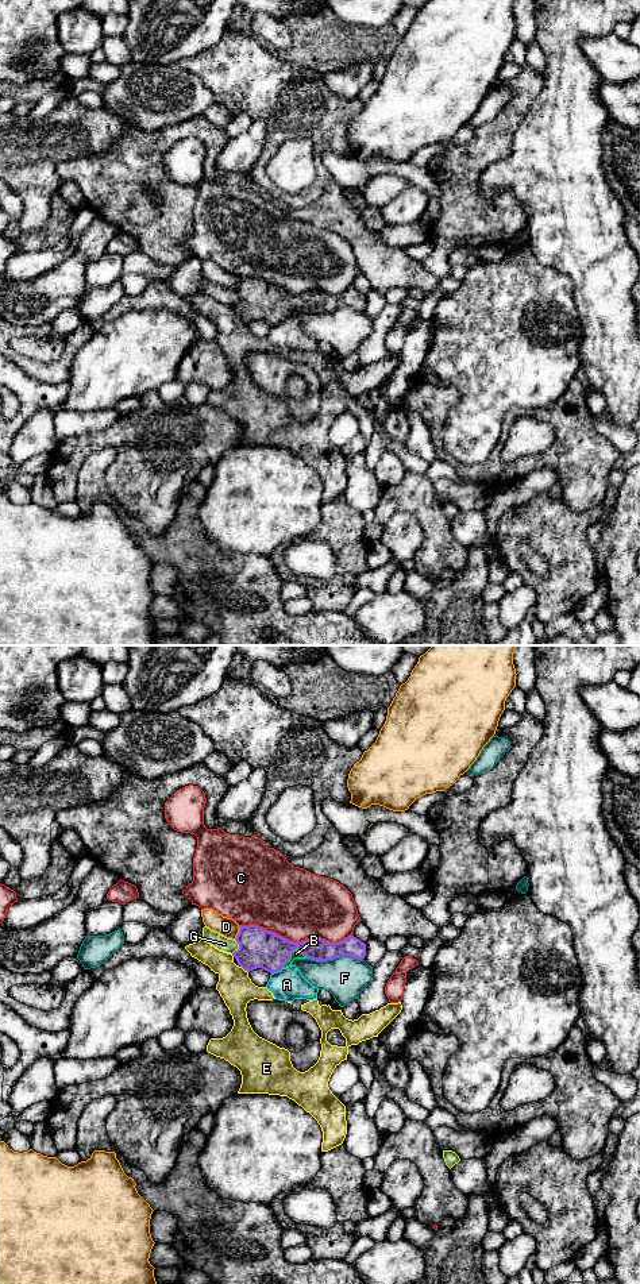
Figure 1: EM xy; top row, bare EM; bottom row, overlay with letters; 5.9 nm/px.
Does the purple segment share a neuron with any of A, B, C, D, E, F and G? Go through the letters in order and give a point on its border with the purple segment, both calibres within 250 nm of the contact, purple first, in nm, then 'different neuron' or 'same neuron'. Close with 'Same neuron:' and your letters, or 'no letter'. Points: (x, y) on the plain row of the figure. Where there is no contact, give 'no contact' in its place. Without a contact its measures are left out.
A: contact xy (277, 323); calibres 240 and 190 nm; different neuron
B: contact xy (292, 303); calibres 240 and 50 nm; same neuron
C: contact xy (296, 295); calibres 240 and 420 nm; different neuron
D: contact xy (238, 285); calibres 240 and 110 nm; different neuron
E: contact xy (245, 322); calibres 240 and 200 nm; different neuron
F: contact xy (335, 309); calibres 130 and 240 nm; different neuron
G: contact xy (239, 299); calibres 240 and 90 nm; different neuron
Same neuron: B

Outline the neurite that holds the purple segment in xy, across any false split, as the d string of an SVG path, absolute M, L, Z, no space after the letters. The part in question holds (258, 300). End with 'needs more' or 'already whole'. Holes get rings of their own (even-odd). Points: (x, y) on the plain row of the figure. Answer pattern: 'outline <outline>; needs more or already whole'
outline M255 277L239 279L235 290L239 301L232 308L247 324L262 320L274 325L292 317L294 311L327 313L340 308L351 308L363 312L366 308L366 296L354 288L339 294L329 294L321 290L292 294Z; needs more

